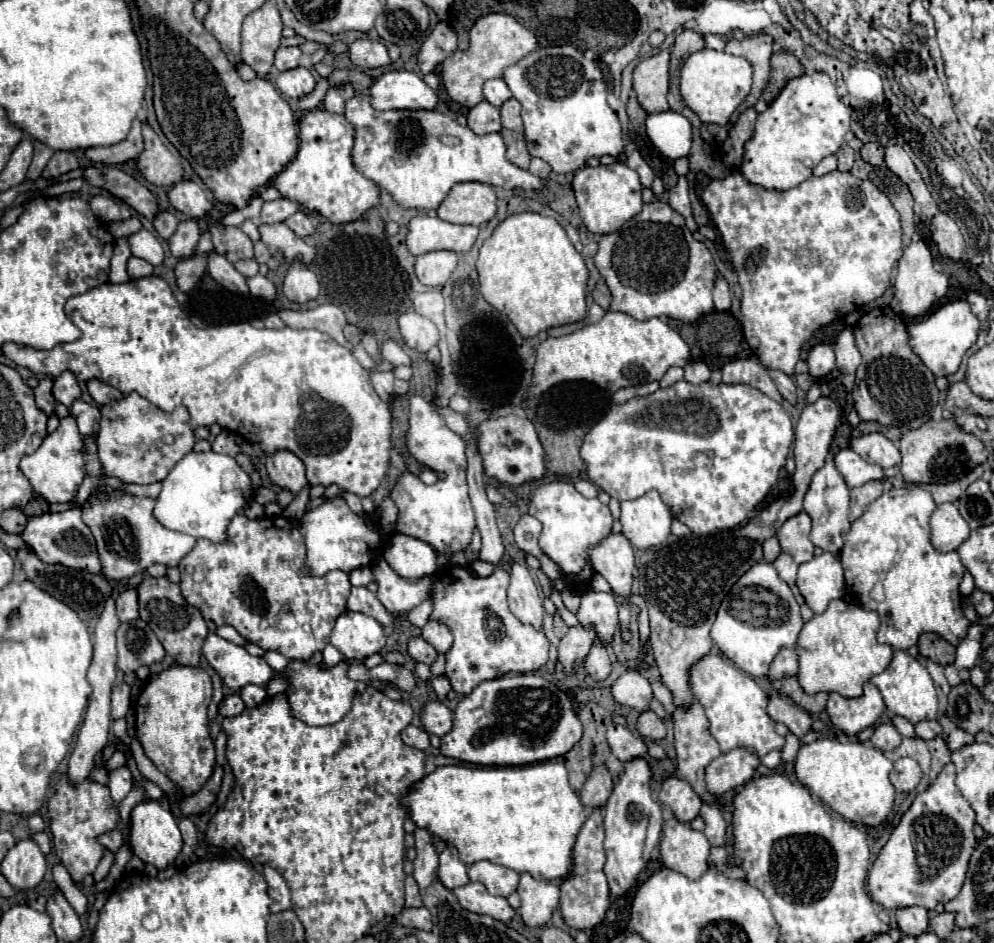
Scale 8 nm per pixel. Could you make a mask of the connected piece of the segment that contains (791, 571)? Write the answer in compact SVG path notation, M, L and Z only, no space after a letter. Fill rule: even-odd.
M778 554L778 558L772 562L772 566L776 568L778 576L780 576L786 584L792 586L792 584L796 582L796 570L798 570L798 566L794 564L792 556L788 556L788 554Z

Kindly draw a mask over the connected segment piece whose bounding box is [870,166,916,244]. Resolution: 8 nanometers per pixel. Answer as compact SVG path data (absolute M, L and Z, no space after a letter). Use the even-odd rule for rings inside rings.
M878 166L874 168L874 172L870 174L870 182L882 190L894 204L894 208L900 212L900 222L902 222L902 232L904 232L904 244L908 244L916 230L914 226L914 200L912 200L912 194L908 190L908 186L904 186L904 182L894 174L890 172L886 166Z

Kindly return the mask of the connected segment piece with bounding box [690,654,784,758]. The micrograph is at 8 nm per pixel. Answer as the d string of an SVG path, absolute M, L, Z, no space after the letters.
M706 654L704 658L700 658L692 668L690 668L690 688L694 698L702 704L706 718L710 722L708 730L710 734L716 738L716 742L720 744L722 754L734 750L734 748L746 748L750 750L754 756L764 758L770 750L782 750L784 746L784 738L780 734L776 734L774 730L774 720L768 716L766 706L768 706L768 694L752 680L752 676L744 674L740 668L736 668L732 662L724 660L718 654Z

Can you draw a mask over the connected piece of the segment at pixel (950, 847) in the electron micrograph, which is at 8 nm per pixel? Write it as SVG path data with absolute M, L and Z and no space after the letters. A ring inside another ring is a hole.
M948 762L948 766L944 766L944 770L930 784L930 788L916 796L910 810L902 816L900 824L894 828L890 840L880 850L878 858L874 860L868 872L868 892L874 904L884 906L886 910L898 910L908 906L922 906L926 910L934 910L938 902L946 904L960 892L960 886L968 870L968 860L976 846L976 838L972 832L974 810L964 800L954 780L956 780L956 770L954 770L954 764Z

